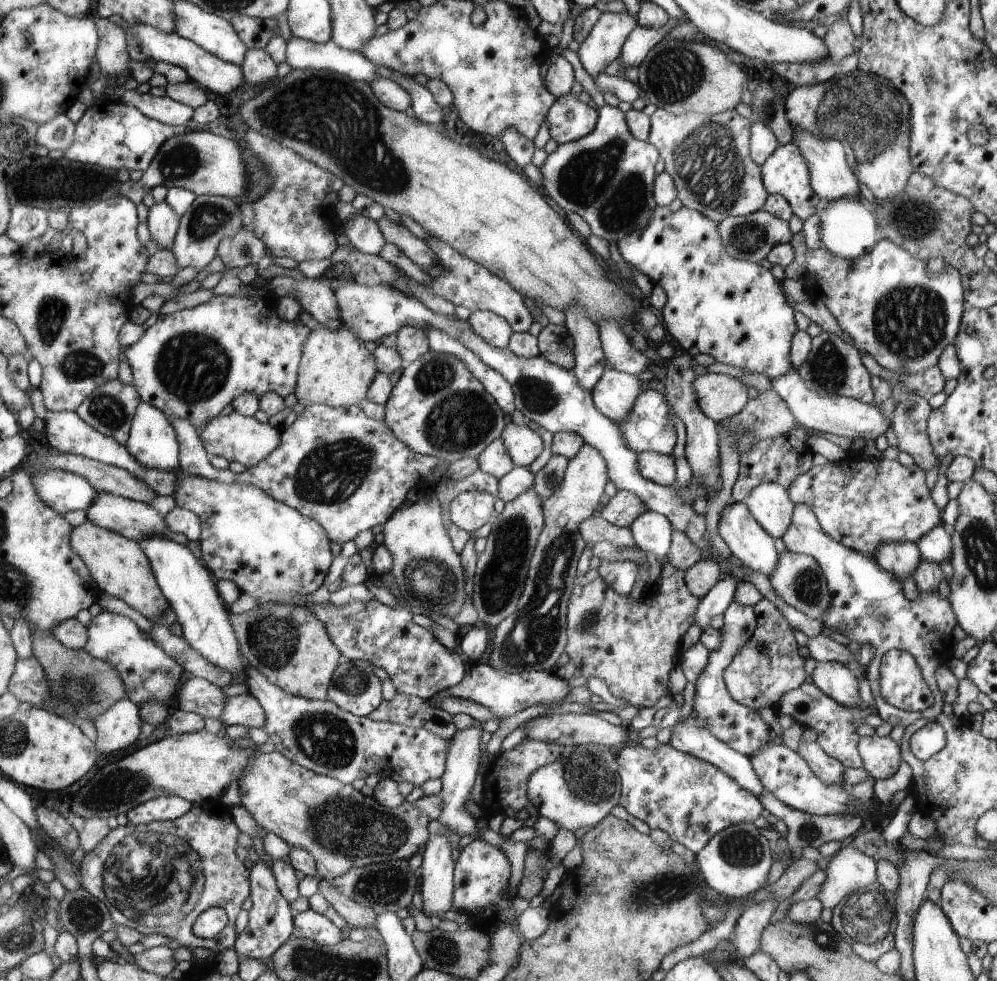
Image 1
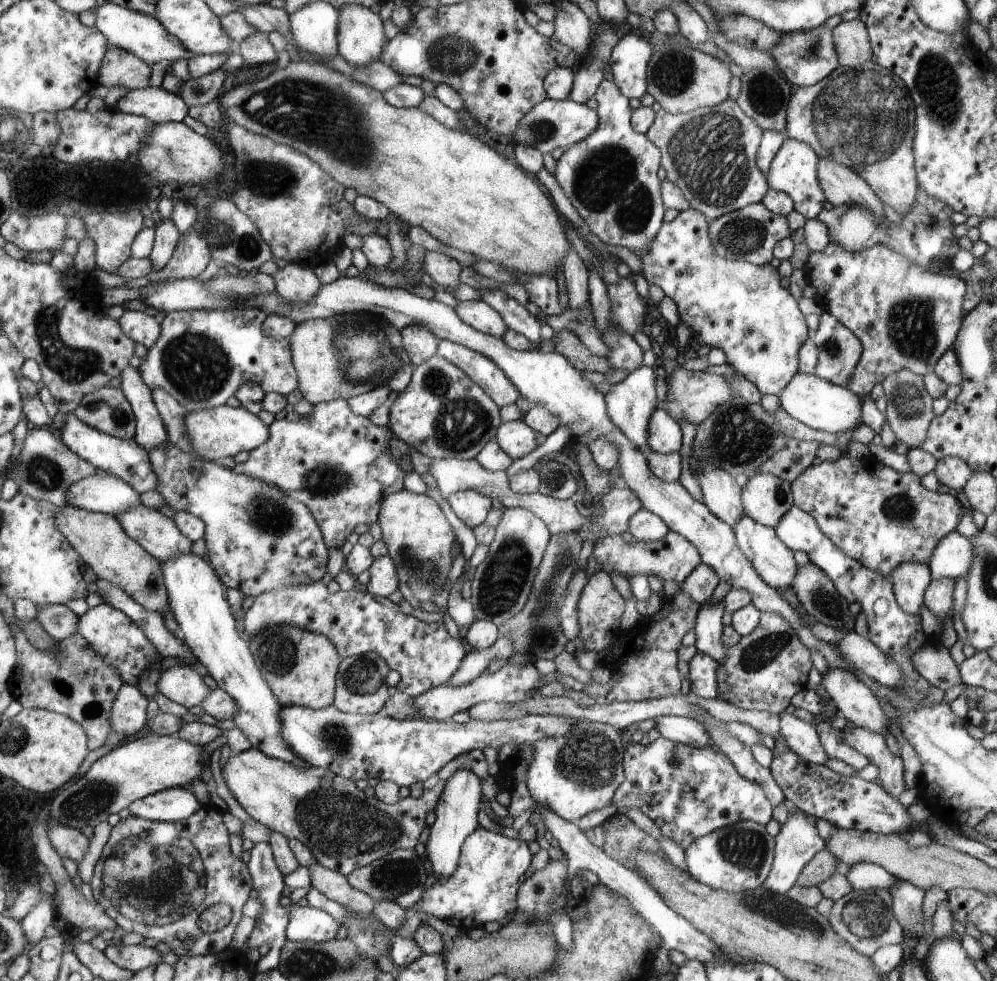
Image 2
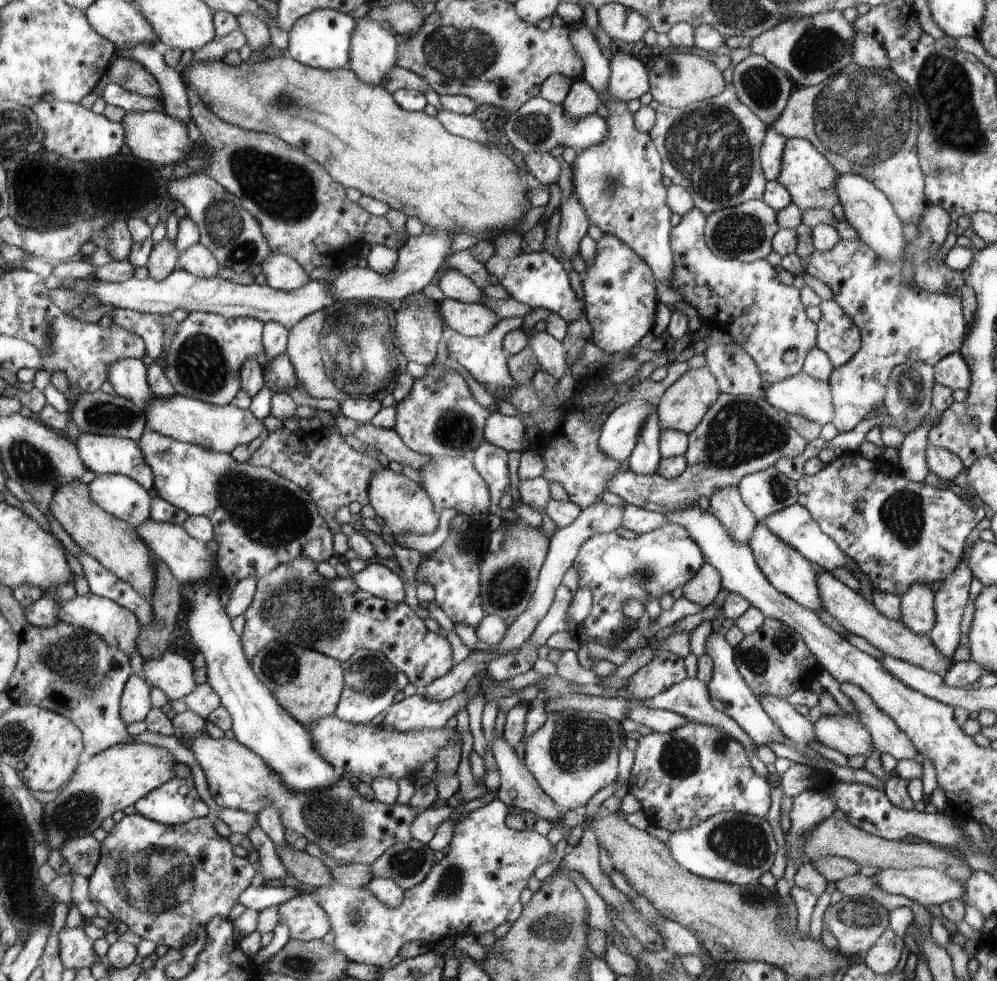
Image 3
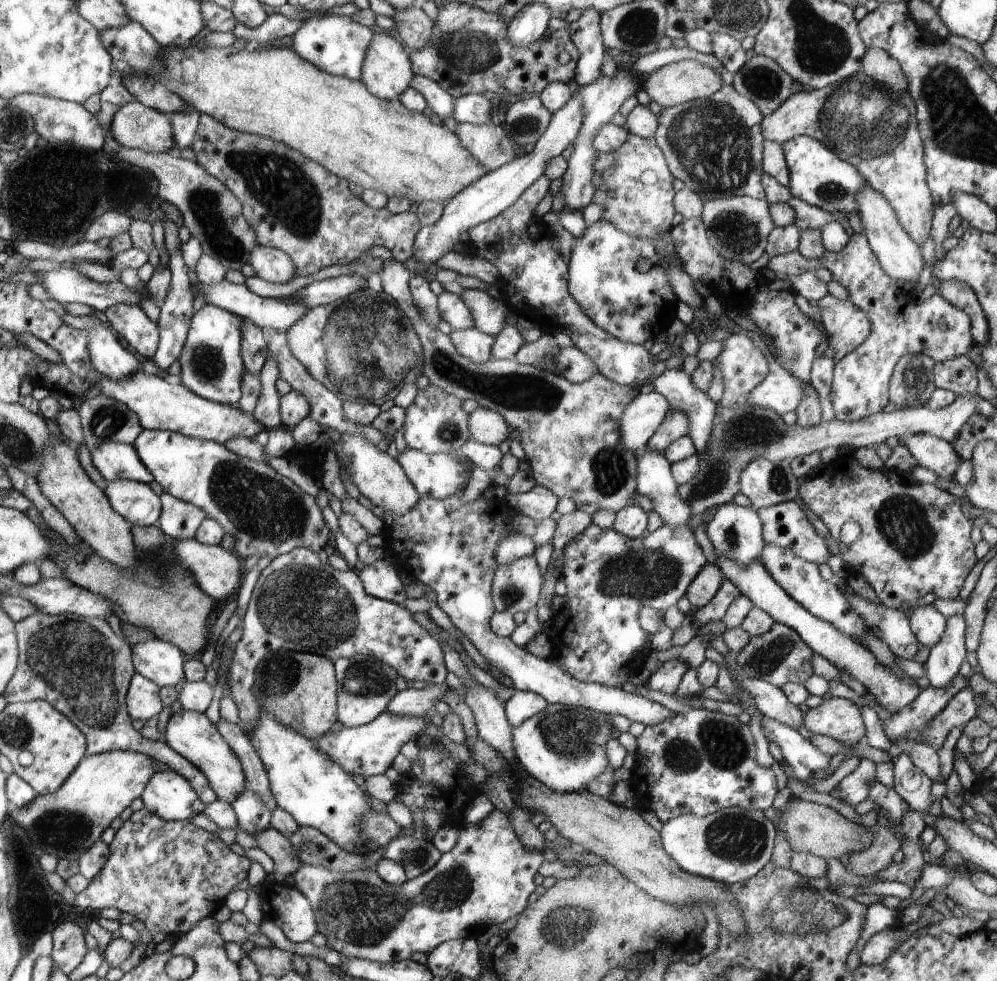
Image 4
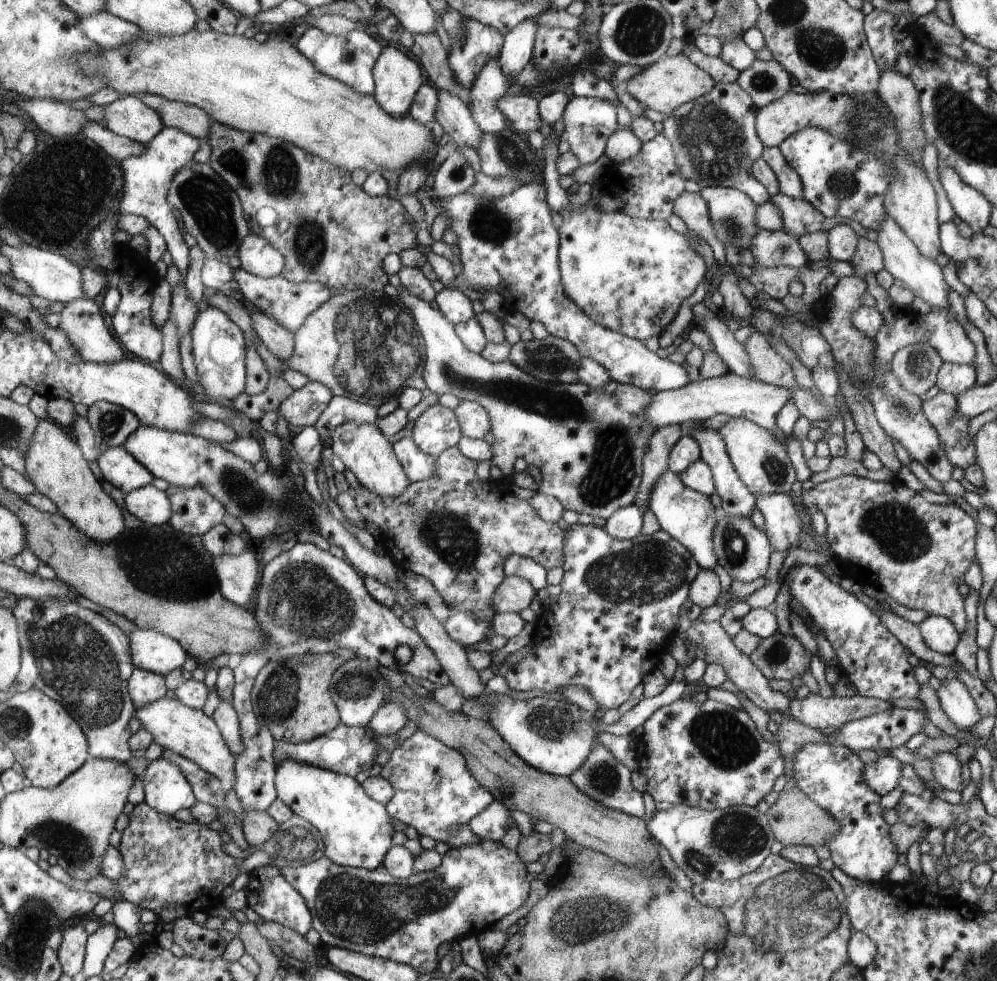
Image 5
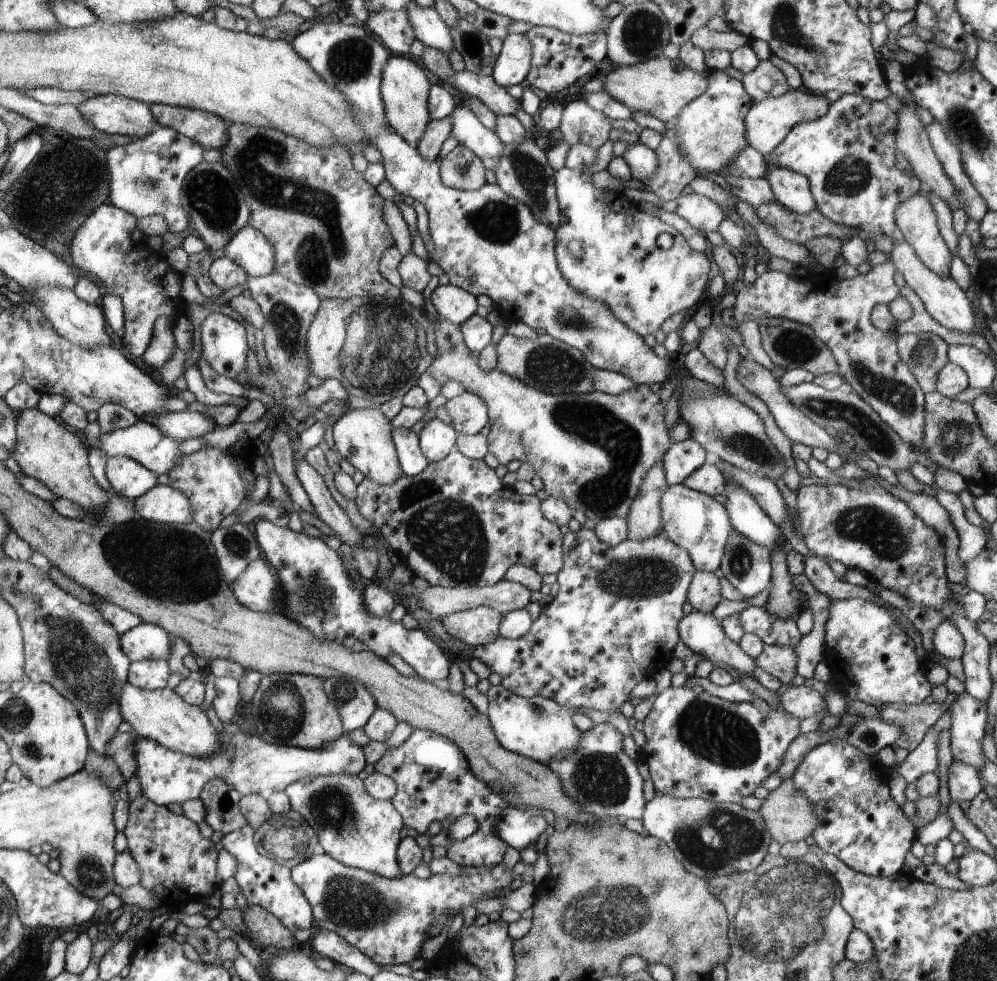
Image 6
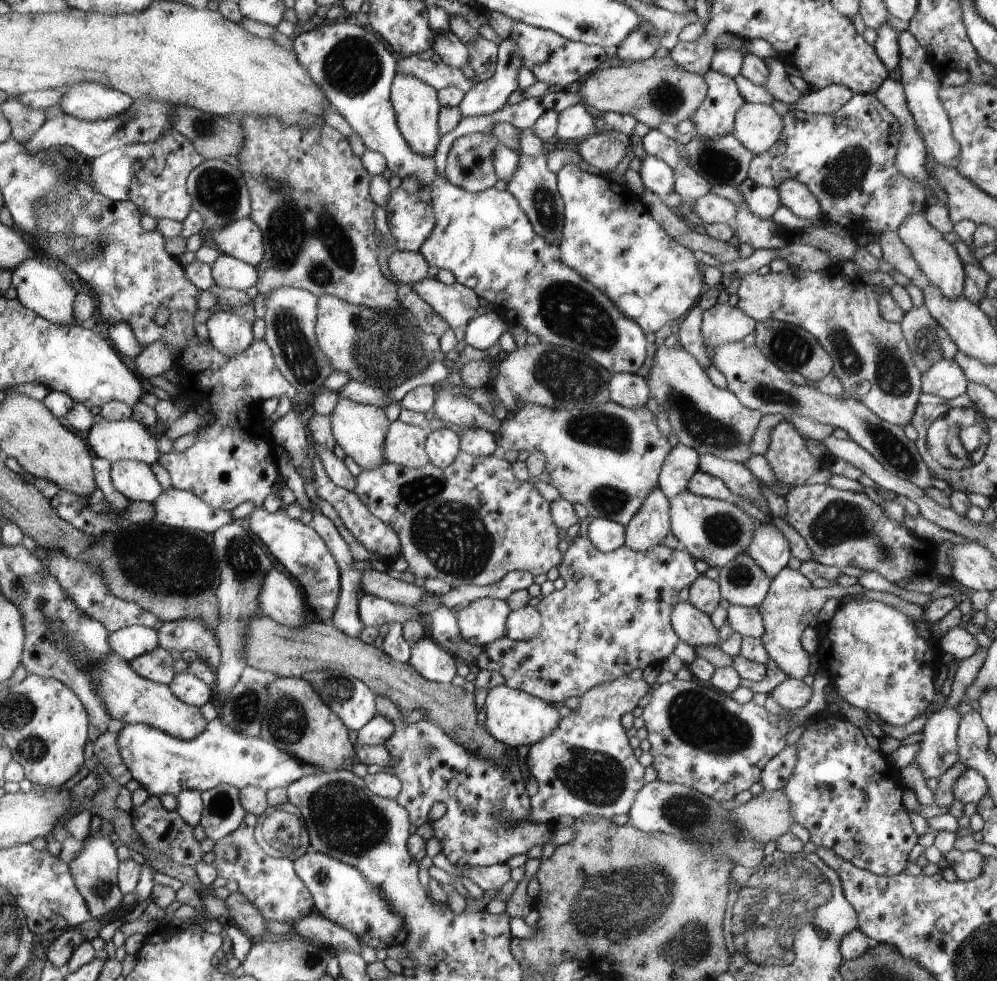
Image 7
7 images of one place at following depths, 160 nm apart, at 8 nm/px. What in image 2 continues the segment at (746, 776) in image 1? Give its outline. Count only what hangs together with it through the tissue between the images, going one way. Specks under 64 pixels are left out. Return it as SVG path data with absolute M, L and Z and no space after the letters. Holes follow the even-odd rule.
M664 715L657 717L656 728L662 737L672 742L692 745L694 748L717 748L701 722L692 717Z

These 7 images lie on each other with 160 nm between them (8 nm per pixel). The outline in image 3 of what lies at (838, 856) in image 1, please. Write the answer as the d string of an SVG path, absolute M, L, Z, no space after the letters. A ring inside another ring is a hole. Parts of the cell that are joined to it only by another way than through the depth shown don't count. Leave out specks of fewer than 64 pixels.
M916 867L913 869L906 869L903 871L898 870L898 869L880 869L873 877L868 877L868 878L873 878L875 885L877 887L880 887L884 892L889 892L890 894L902 894L902 896L906 896L906 898L910 898L910 900L923 904L925 907L928 907L929 904L941 905L943 902L946 902L947 900L964 900L964 896L965 896L965 884L964 883L958 882L957 880L950 878L950 875L944 874L943 872L940 872L934 869L929 869L926 867Z

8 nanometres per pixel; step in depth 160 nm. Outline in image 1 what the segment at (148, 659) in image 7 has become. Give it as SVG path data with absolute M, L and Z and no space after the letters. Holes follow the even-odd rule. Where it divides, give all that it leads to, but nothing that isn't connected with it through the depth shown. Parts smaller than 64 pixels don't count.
M130 698L119 700L94 720L97 730L96 748L110 756L132 746L142 732L142 714Z

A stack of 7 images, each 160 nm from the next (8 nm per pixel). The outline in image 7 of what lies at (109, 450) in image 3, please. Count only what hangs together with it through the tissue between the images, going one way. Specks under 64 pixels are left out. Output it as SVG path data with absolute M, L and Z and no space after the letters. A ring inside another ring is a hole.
M125 459L111 464L113 488L132 502L155 503L164 490L152 472L152 466Z

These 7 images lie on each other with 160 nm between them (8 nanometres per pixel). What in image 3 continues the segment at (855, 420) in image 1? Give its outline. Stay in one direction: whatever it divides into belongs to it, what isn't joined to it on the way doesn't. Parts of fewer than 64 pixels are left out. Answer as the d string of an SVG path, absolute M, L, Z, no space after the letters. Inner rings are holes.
M804 371L763 388L766 401L787 414L798 414L824 426L833 422L835 406L828 381L812 378Z

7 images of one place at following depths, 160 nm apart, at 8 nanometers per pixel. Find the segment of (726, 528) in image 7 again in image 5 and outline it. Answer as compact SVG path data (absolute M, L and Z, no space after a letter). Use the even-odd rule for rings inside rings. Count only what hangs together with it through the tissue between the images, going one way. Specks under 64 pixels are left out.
M666 469L654 483L647 506L655 514L662 531L666 531L673 539L683 544L702 569L713 570L717 565L713 530L720 512L712 505L709 497L688 488L675 472Z

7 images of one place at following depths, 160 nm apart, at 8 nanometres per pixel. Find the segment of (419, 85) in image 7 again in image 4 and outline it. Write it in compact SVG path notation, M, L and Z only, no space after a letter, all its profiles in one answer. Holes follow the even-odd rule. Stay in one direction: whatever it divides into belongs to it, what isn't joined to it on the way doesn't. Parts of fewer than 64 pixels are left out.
M380 30L368 47L362 82L380 100L399 100L414 80L413 69L411 58L398 38Z

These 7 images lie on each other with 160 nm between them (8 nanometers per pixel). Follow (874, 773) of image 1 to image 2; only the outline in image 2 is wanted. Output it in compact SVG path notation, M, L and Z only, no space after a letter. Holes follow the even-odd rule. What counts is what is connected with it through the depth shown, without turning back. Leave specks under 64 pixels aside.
M864 727L841 731L846 744L865 756L870 764L878 766L882 788L894 798L898 798L899 794L906 790L903 760L900 755L890 751L883 734Z

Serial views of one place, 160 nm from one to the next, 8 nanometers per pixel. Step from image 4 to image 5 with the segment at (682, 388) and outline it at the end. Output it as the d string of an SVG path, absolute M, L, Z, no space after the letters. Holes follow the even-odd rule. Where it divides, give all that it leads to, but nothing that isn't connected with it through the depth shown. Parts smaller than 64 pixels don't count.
M543 182L527 183L495 201L485 201L467 192L440 201L439 208L445 207L444 213L451 221L448 227L457 234L462 258L463 273L455 277L454 284L460 288L494 289L510 310L529 318L533 326L544 326L550 335L570 341L582 357L601 364L610 378L620 384L671 391L692 383L681 364L661 359L644 342L598 324L564 294L559 268L562 239L552 226L552 211L546 206L546 187ZM690 421L684 425L684 434L690 435L698 443L701 459L710 467L713 474L715 491L722 500L721 514L732 516L750 517L752 510L756 507L756 497L746 488L740 480L736 469L731 463L724 439L717 433L716 429L705 428L703 421Z

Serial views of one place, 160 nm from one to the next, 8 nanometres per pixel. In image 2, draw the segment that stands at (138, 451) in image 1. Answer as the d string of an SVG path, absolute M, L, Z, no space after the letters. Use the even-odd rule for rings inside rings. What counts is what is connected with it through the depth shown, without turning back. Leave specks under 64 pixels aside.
M128 365L121 376L121 389L130 403L137 427L134 440L149 454L168 442L160 413L153 401L152 390L145 385L138 369Z

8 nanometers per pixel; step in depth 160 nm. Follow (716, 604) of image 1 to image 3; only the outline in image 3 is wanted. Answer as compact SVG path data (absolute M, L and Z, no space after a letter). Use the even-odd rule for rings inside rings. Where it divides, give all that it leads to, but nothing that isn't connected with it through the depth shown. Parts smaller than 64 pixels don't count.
M715 630L707 636L705 641L705 654L708 655L713 662L713 675L707 684L711 705L717 711L723 712L729 716L748 734L755 742L756 746L765 745L767 742L782 743L784 739L788 739L785 734L778 728L778 725L766 714L762 708L760 700L751 691L743 676L738 672L734 660L734 647L728 644L724 630L716 632Z

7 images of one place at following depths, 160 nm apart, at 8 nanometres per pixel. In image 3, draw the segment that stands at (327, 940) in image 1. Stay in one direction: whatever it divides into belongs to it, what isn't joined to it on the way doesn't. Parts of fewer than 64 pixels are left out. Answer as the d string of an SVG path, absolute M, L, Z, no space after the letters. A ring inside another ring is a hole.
M300 894L278 905L279 920L288 925L290 938L304 942L320 940L331 929L327 911L314 902L314 895Z

